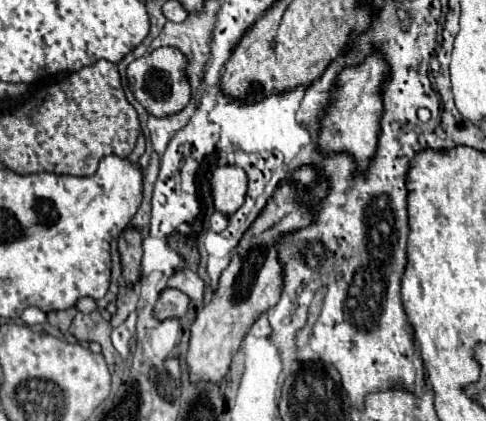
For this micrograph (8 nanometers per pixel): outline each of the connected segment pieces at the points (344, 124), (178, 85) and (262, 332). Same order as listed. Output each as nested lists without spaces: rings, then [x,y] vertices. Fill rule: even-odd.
[[[373,53],[361,63],[359,67],[343,69],[337,79],[337,89],[333,93],[333,103],[327,117],[319,129],[319,145],[327,151],[347,151],[359,163],[359,169],[367,167],[369,159],[377,147],[377,133],[379,133],[379,119],[383,113],[381,93],[379,87],[387,77],[387,63],[379,53]]]
[[[159,47],[151,51],[149,55],[143,55],[135,59],[127,67],[127,79],[129,87],[135,95],[135,99],[147,109],[153,117],[171,117],[187,107],[191,101],[191,81],[187,77],[187,65],[189,57],[181,53],[175,47]]]
[[[263,313],[263,315],[261,315],[261,317],[251,325],[249,333],[255,335],[255,337],[269,337],[269,335],[271,335],[271,325],[269,325],[265,313]]]

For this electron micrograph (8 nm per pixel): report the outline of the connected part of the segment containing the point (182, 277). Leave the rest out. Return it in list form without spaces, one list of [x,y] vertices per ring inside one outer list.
[[[179,269],[169,281],[167,281],[169,287],[175,287],[183,293],[189,295],[191,301],[203,301],[203,295],[205,295],[205,281],[191,269]]]

